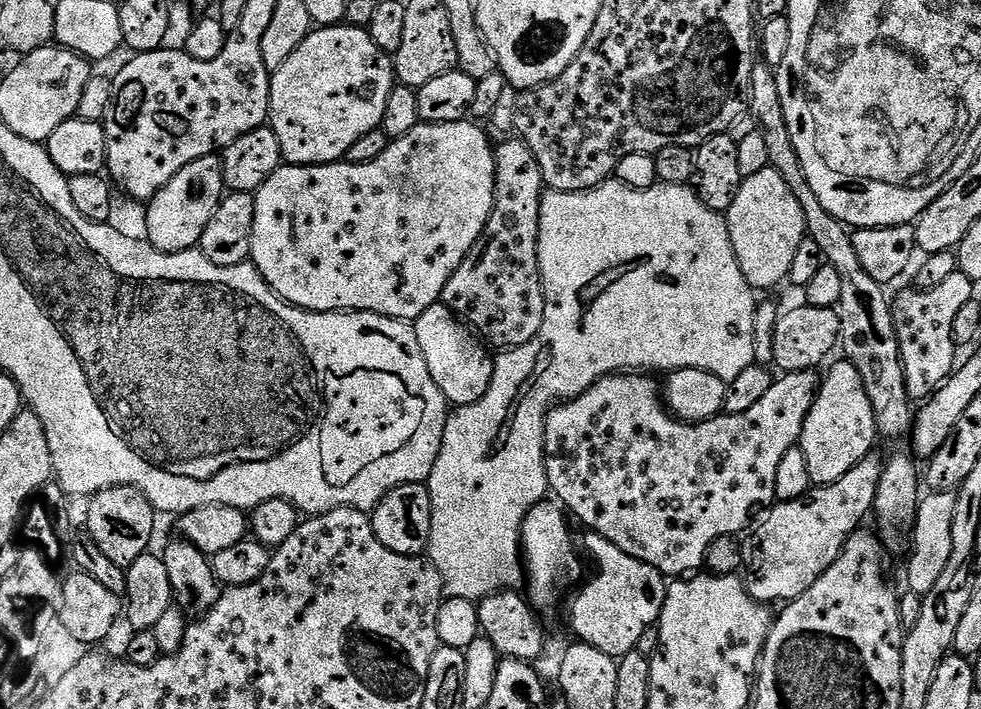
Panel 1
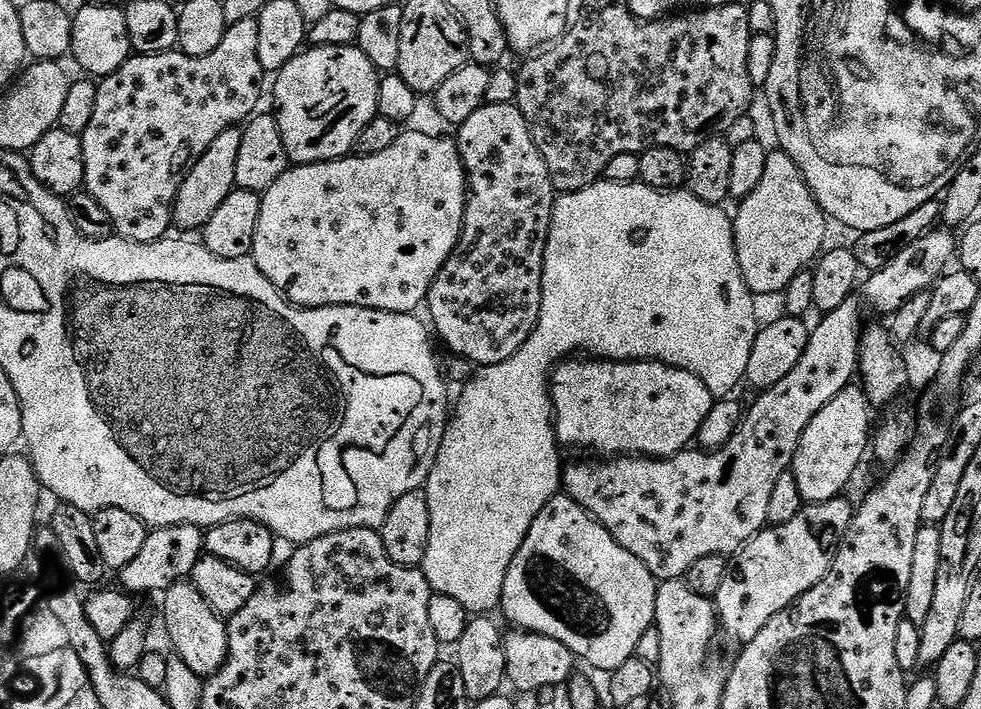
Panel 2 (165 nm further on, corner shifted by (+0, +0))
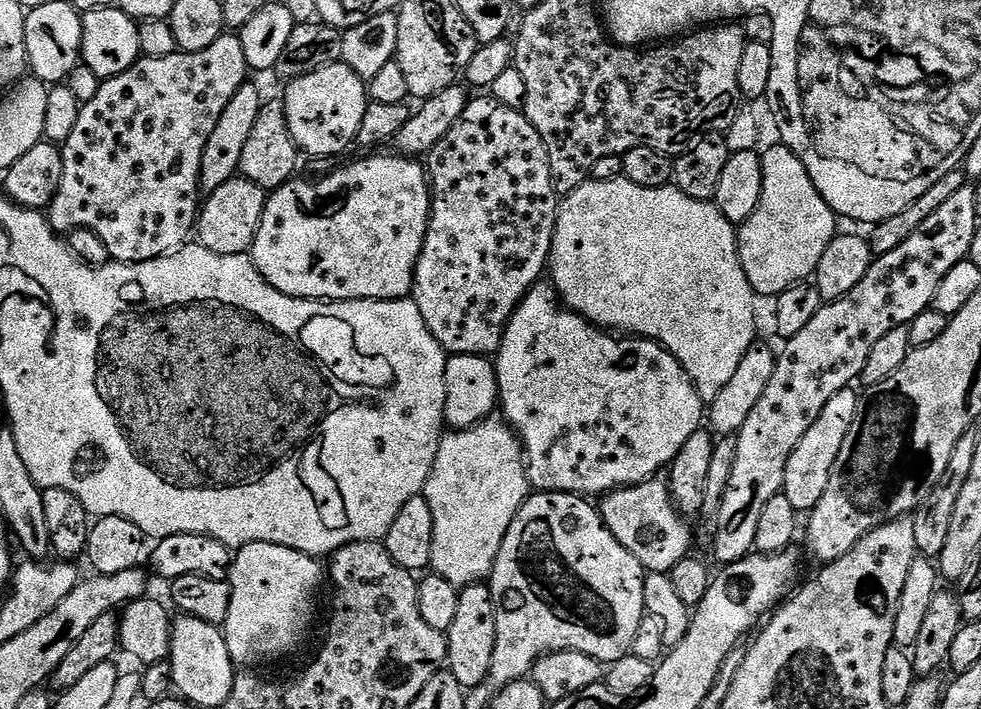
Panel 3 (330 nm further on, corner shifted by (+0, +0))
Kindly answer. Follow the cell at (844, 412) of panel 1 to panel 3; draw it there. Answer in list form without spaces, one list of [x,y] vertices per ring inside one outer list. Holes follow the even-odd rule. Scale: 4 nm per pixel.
[[[855,387],[842,390],[826,402],[822,414],[818,414],[818,422],[806,430],[802,442],[794,446],[794,454],[790,454],[790,462],[786,462],[786,478],[782,495],[790,498],[794,510],[798,514],[811,513],[812,509],[822,502],[822,494],[826,494],[826,486],[830,486],[830,478],[834,466],[838,462],[838,454],[842,454],[842,446],[846,442],[846,434],[850,434],[850,426],[854,426],[854,418],[858,414],[862,400]]]

